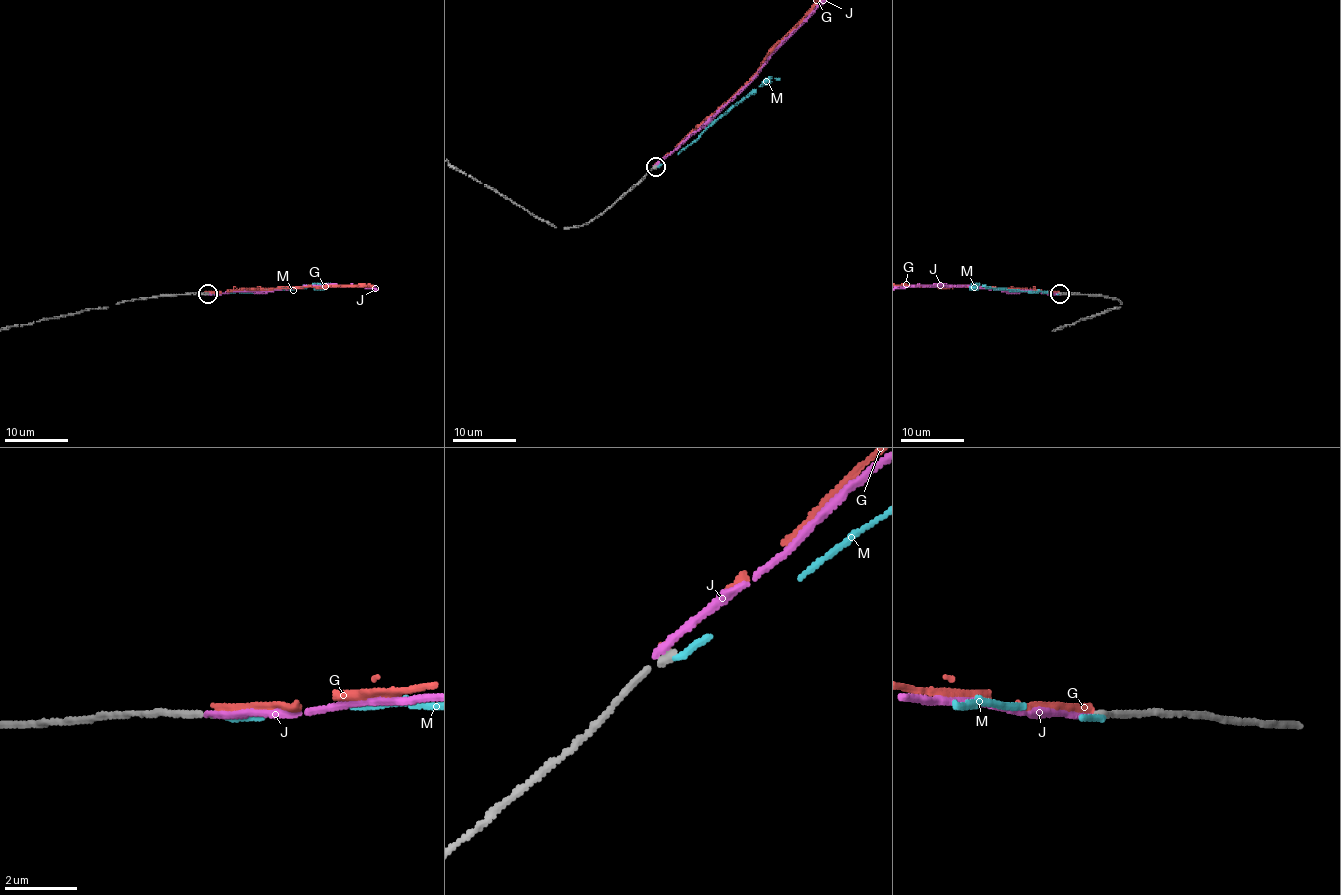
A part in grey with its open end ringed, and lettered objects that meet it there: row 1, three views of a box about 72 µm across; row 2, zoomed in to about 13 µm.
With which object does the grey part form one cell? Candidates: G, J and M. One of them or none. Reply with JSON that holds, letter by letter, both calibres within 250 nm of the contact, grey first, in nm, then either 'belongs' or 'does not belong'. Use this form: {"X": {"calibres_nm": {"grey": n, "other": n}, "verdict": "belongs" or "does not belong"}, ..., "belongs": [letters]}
{"G": {"calibres_nm": {"grey": 180, "other": 170}, "verdict": "does not belong"}, "J": {"calibres_nm": {"grey": 200, "other": 200}, "verdict": "does not belong"}, "M": {"calibres_nm": {"grey": 180, "other": 150}, "verdict": "does not belong"}, "belongs": []}

